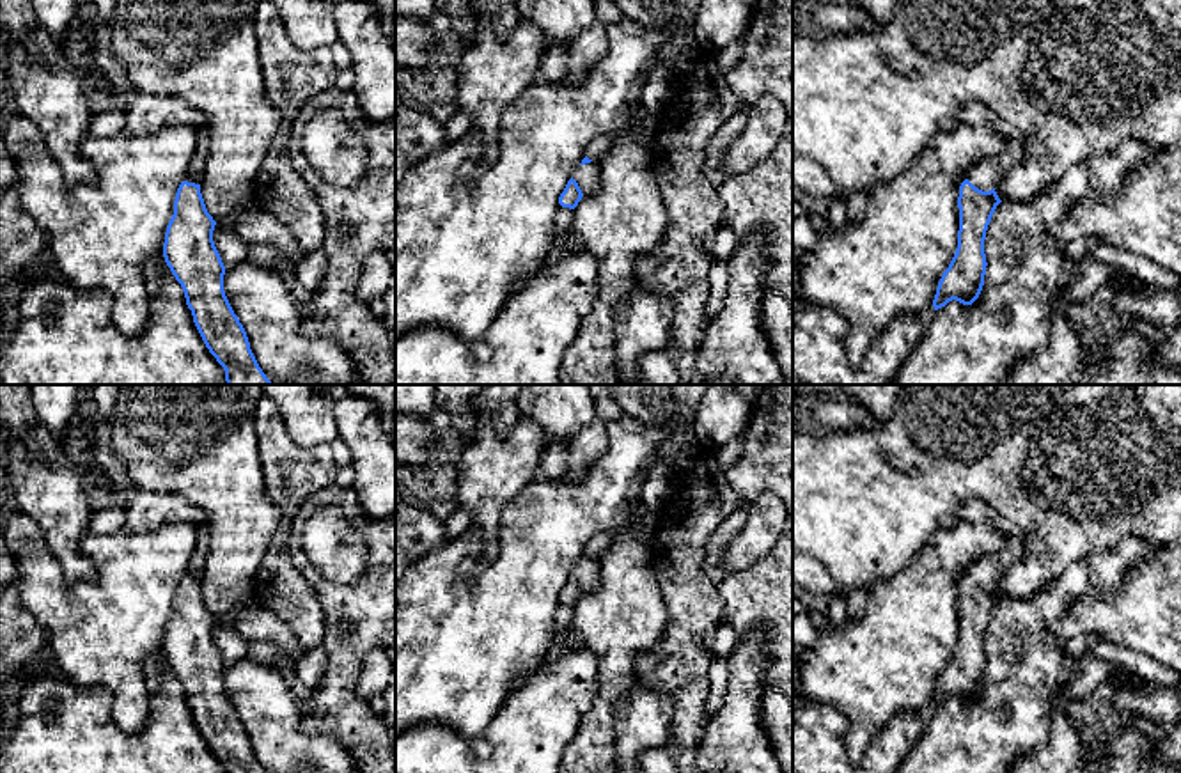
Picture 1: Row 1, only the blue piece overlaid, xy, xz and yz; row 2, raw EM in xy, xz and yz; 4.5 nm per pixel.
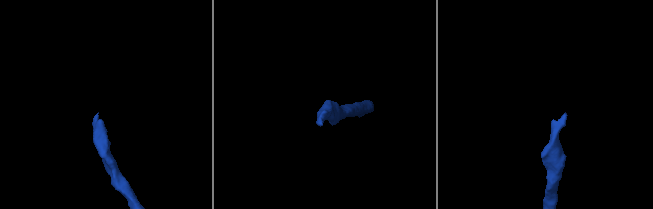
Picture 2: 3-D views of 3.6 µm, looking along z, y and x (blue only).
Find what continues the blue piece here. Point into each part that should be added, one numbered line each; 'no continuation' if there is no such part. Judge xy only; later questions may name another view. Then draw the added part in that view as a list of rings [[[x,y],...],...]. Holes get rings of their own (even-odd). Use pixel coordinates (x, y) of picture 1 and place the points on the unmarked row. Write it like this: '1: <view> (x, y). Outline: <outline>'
1: xy (194, 571). Outline: [[[197,557],[197,558],[190,564],[190,567],[188,567],[186,573],[184,573],[184,578],[200,582],[200,578],[202,578],[200,557]]]

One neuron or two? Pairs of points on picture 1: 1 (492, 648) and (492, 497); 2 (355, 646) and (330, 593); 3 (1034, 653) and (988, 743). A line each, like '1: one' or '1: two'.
1: two
2: one
3: one

